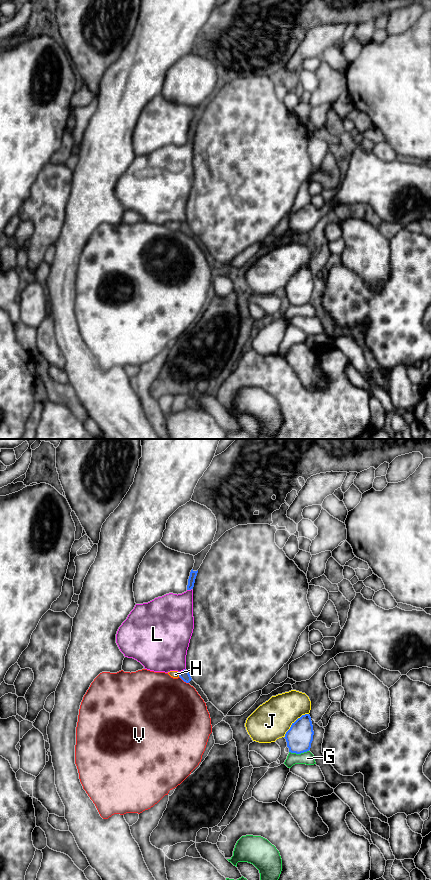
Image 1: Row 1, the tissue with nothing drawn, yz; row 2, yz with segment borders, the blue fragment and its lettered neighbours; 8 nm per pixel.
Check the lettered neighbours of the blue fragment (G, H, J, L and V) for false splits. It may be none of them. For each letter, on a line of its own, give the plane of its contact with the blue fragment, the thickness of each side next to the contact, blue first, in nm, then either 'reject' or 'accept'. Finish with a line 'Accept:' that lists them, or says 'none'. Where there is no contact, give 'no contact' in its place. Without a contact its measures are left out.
G: contact in yz; calibres 220 and 100 nm; reject
H: contact in yz; calibres 80 and 60 nm; reject
J: contact in yz; calibres 220 and 300 nm; reject
L: contact in yz; calibres 80 and 400 nm; reject
V: contact in yz; calibres 80 and 500 nm; reject
Accept: none

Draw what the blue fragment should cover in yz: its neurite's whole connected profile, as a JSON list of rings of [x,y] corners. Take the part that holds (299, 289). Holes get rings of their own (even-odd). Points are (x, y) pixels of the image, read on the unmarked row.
[[[309,266],[302,267],[294,275],[285,286],[287,299],[289,304],[301,306],[307,304],[311,300],[313,293],[313,277]]]

